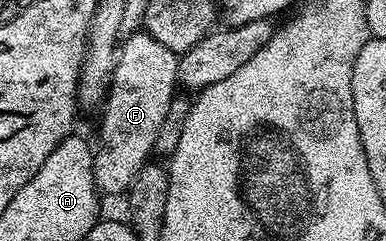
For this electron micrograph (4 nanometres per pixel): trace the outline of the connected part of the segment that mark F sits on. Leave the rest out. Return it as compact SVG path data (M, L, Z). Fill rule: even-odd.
M145 32L129 35L121 43L101 111L102 147L97 147L94 156L94 183L103 195L121 195L129 190L132 180L151 157L160 124L164 124L164 116L168 116L176 97L178 60L179 55Z

